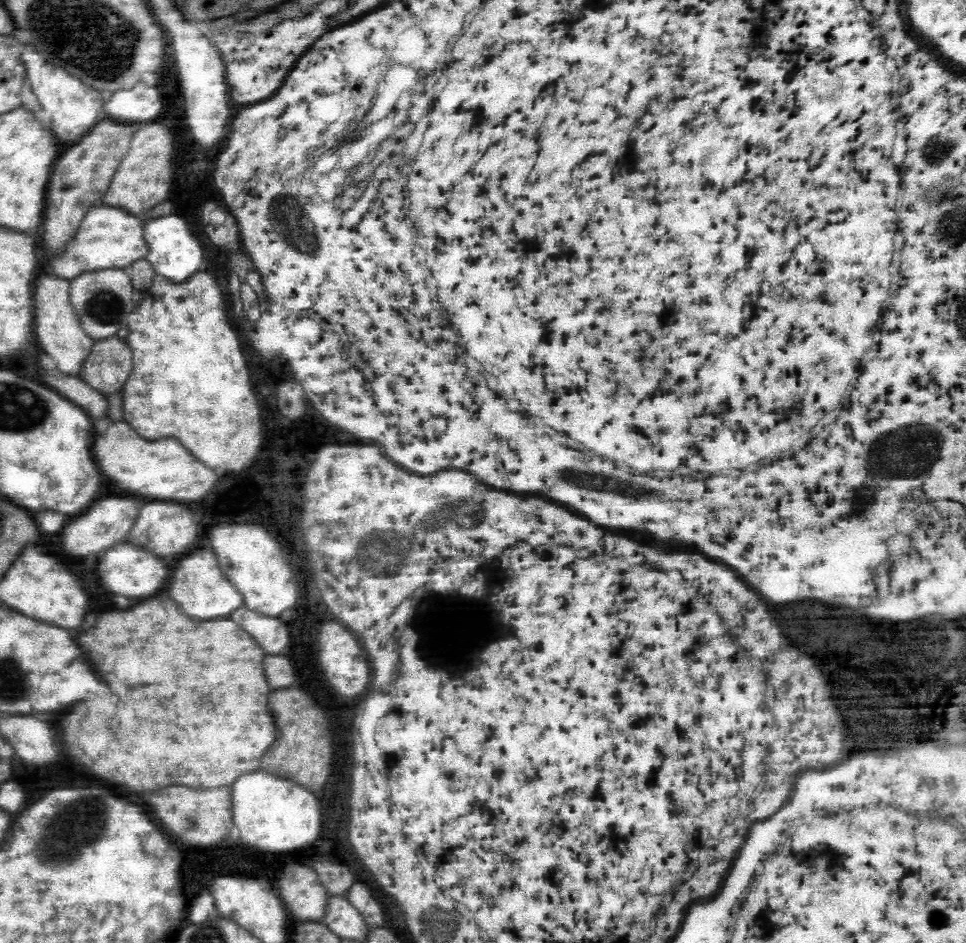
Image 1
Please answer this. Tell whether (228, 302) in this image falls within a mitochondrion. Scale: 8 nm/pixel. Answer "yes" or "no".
no

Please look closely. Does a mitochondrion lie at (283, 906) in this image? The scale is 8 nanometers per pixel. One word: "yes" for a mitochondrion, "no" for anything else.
no

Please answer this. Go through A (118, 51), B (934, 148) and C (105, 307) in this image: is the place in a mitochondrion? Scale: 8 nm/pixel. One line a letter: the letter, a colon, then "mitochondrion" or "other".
A: mitochondrion
B: mitochondrion
C: mitochondrion

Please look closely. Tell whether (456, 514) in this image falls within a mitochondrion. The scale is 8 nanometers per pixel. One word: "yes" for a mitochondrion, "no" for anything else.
yes

